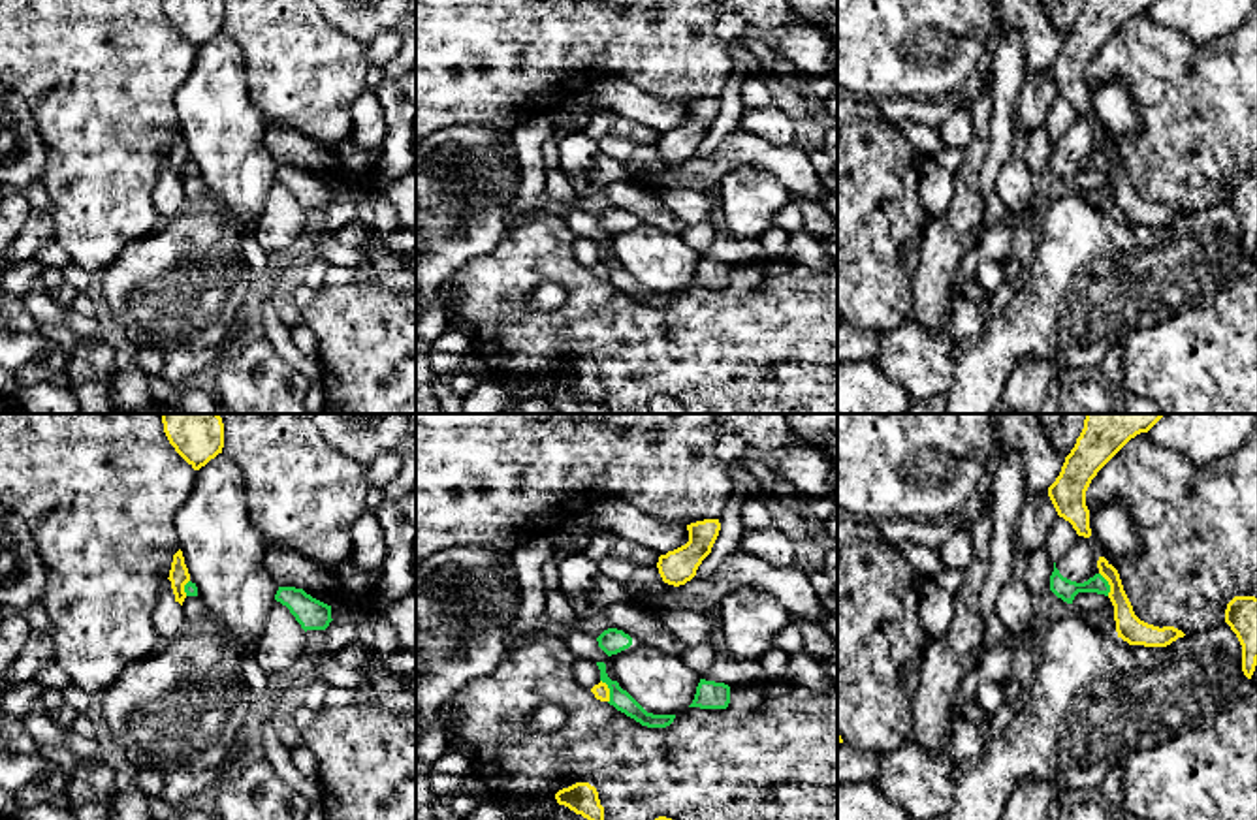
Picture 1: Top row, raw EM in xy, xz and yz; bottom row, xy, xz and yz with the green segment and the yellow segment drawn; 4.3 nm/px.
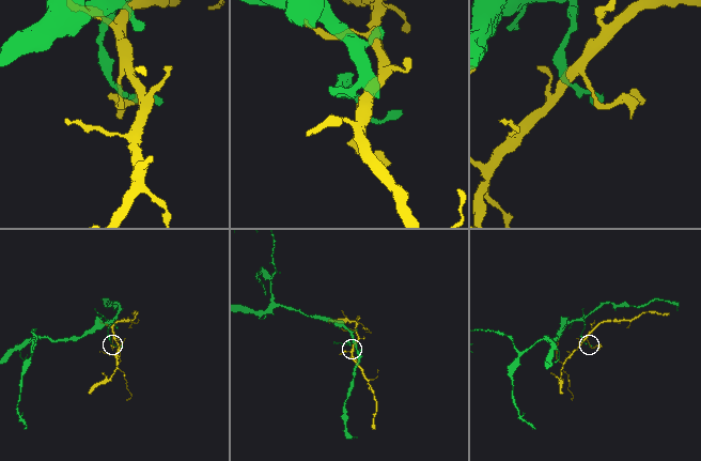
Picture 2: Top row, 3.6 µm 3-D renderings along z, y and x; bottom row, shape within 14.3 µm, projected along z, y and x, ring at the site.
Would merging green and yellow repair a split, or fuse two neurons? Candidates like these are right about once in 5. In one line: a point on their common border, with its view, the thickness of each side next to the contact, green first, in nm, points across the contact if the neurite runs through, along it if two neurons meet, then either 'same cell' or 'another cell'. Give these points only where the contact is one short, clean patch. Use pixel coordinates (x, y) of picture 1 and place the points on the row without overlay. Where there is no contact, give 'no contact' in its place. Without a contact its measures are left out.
meets green in xz at (610, 269); 90 nm thick on the green side, 70 nm on the other; border along xz (601, 258), (608, 268), (608, 281); another cell

